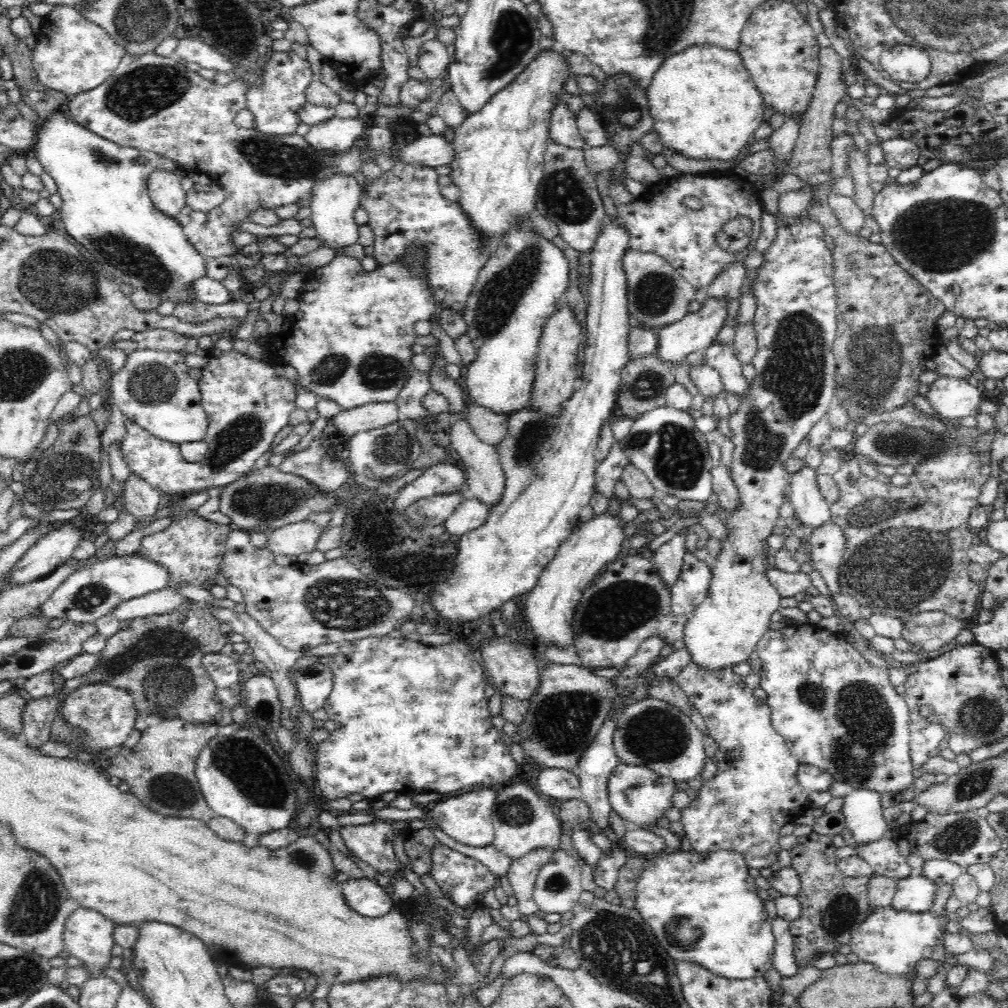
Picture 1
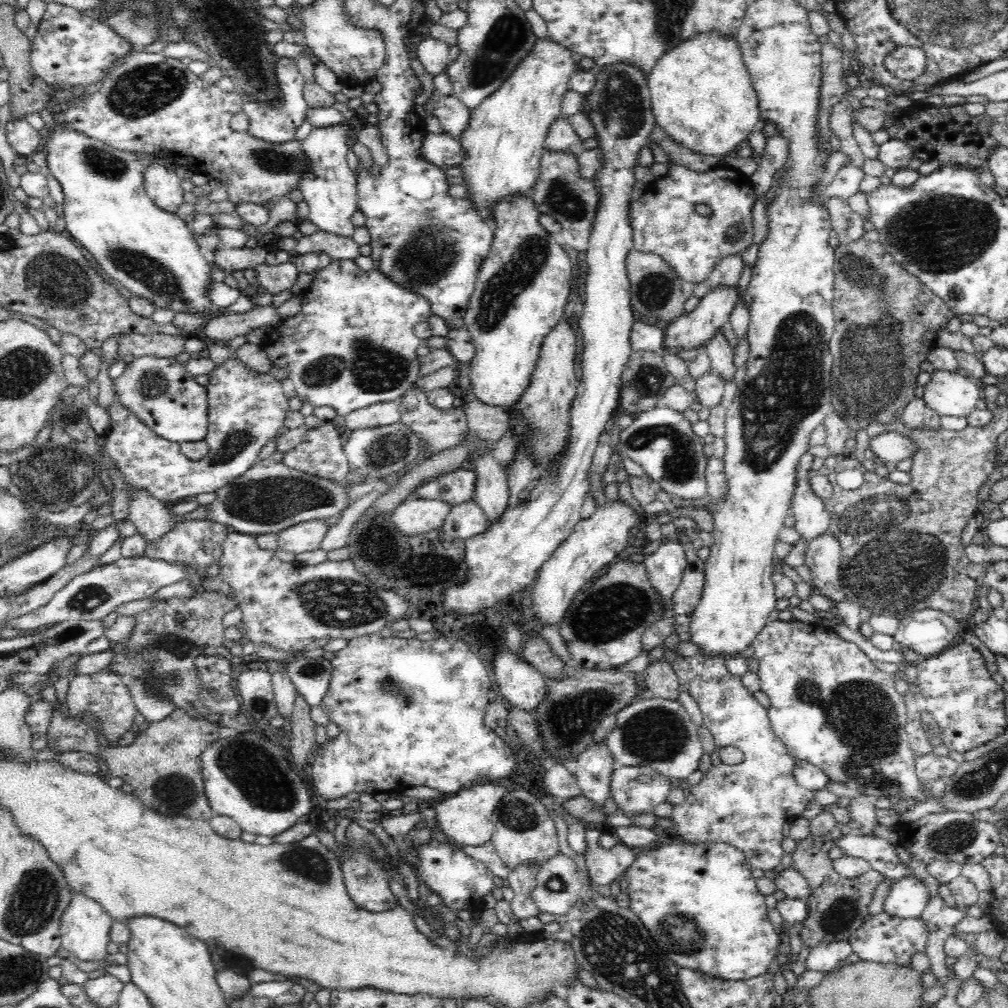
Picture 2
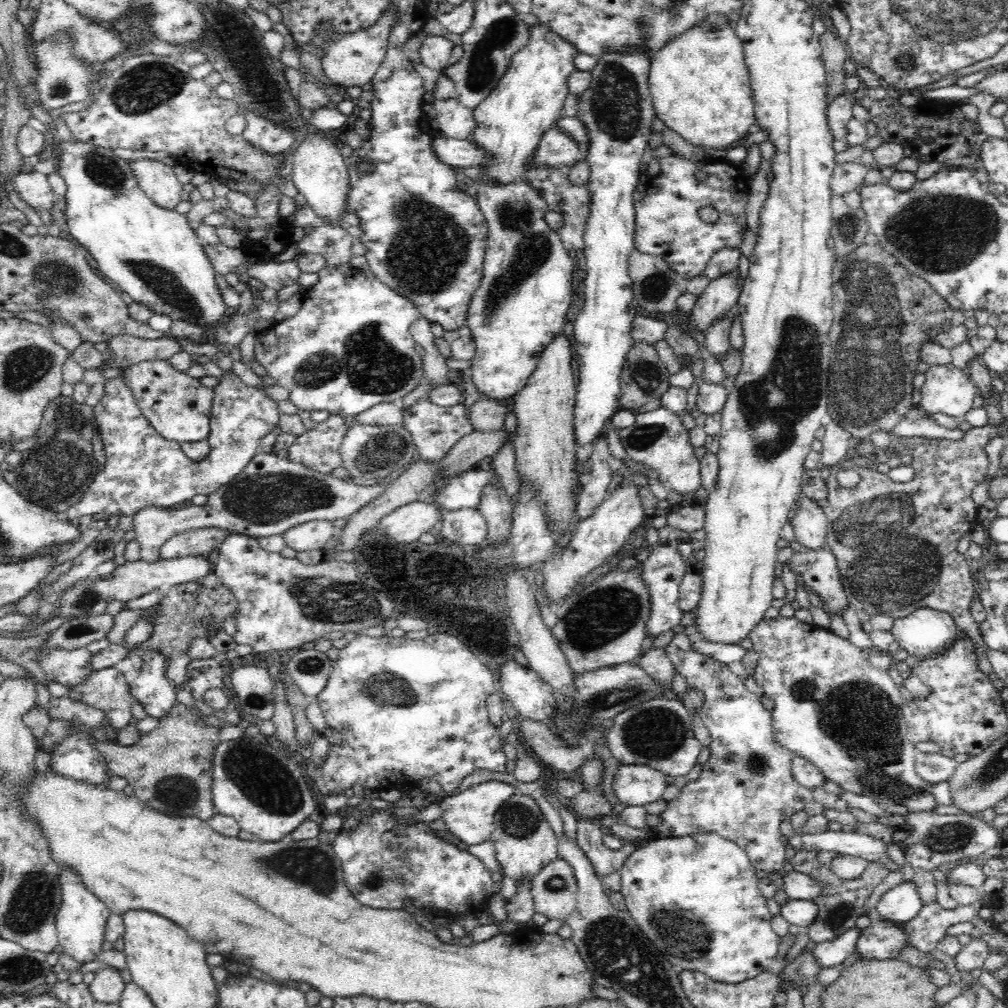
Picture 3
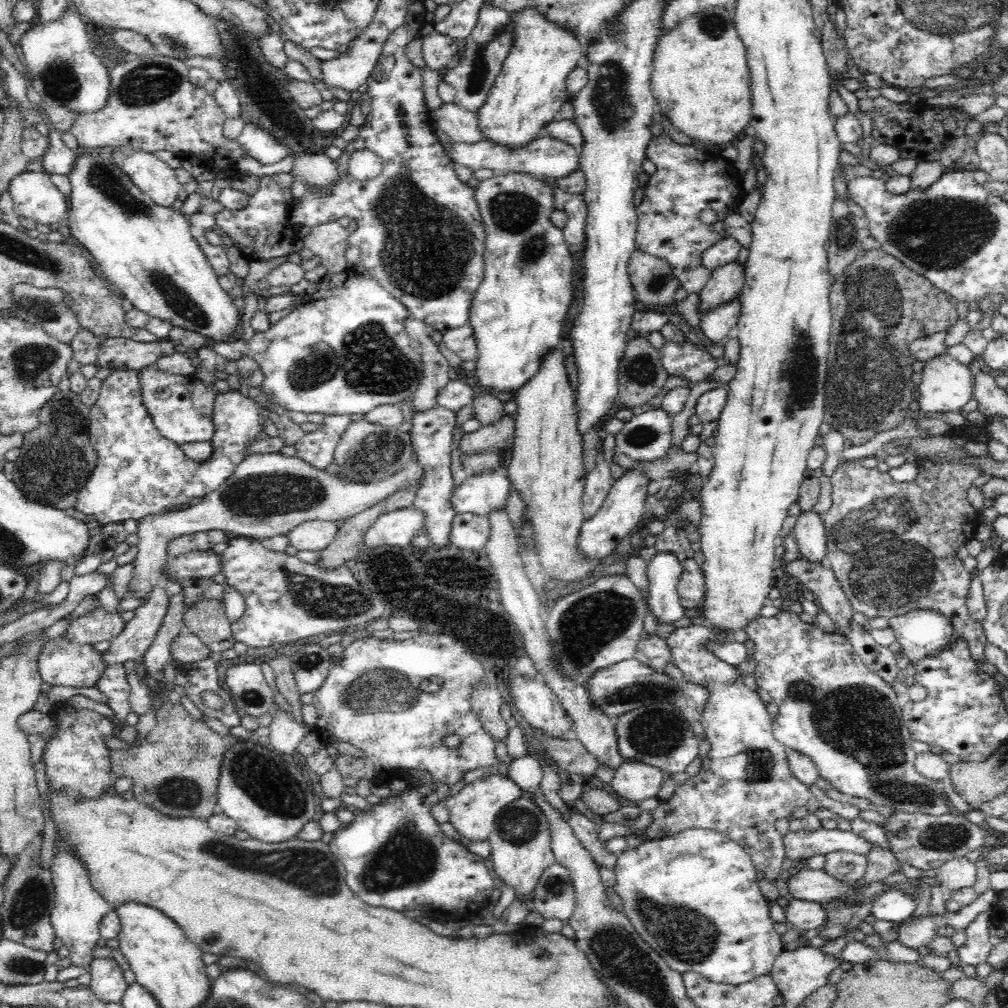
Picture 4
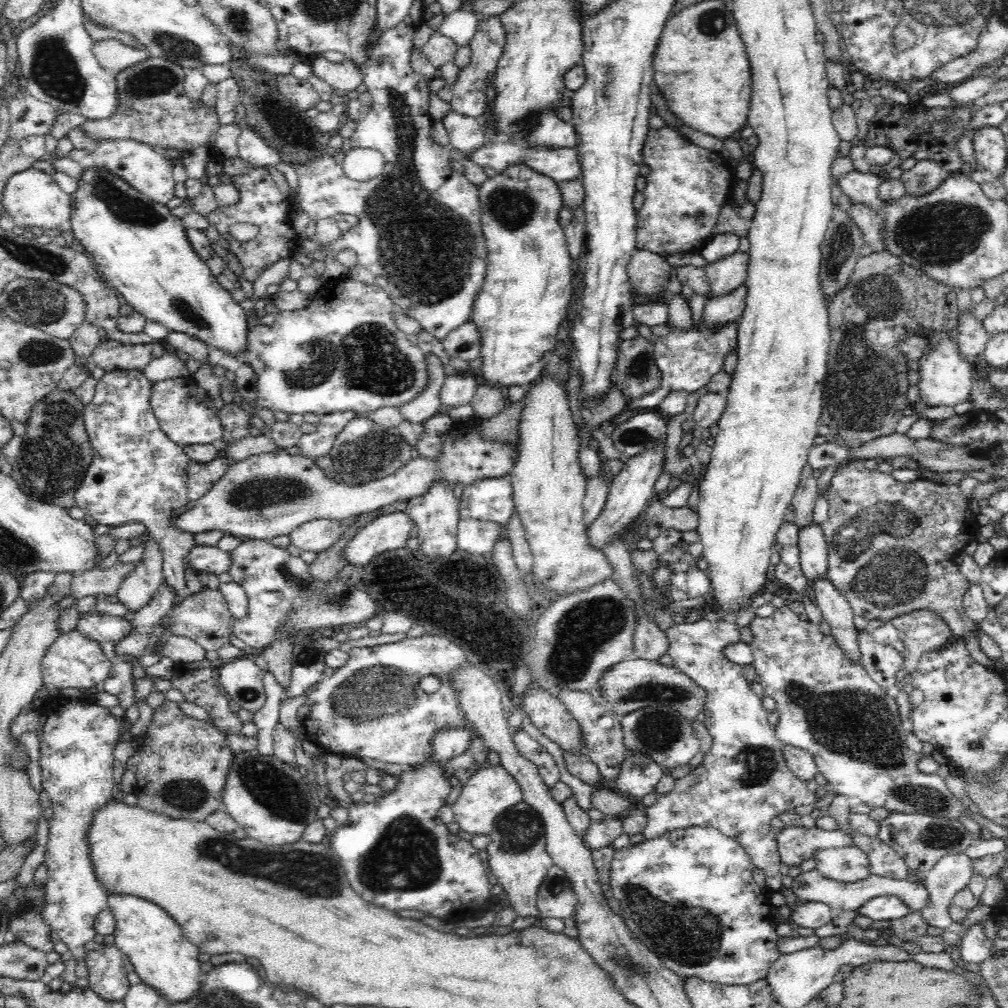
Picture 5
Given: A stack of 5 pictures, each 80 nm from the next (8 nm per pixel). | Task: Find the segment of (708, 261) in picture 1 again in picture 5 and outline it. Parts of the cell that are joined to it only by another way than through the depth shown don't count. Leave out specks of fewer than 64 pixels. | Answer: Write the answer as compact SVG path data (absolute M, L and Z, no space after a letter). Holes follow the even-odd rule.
M666 125L659 129L650 128L650 130L647 131L646 138L643 142L642 155L642 164L647 164L652 170L650 170L650 174L648 174L648 178L646 178L646 180L648 180L648 186L645 186L644 188L644 206L637 211L637 249L650 250L653 251L654 254L659 254L660 256L666 254L678 256L678 254L698 253L710 239L715 237L714 226L716 226L716 221L718 220L718 216L720 216L720 210L722 210L722 206L726 204L726 201L730 201L730 198L732 198L733 188L735 187L734 184L737 181L733 163L729 164L729 162L718 152L705 150L688 139L684 140L684 136L680 136L678 131L674 131L674 129L670 129L670 127L667 127Z

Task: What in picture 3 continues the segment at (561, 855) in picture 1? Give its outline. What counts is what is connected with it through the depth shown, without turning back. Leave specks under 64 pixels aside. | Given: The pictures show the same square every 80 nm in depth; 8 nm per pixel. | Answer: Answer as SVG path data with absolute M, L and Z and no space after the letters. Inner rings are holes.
M556 858L534 878L531 897L535 910L549 920L567 919L577 906L579 889L571 865Z

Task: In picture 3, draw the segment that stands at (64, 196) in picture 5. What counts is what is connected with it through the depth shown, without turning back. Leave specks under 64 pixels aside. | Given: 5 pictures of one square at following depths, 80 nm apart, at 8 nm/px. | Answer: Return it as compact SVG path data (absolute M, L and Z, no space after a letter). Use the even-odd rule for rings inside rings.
M24 170L16 176L16 190L20 192L22 200L28 202L30 208L44 208L48 210L52 202L56 202L57 195L54 194L53 187L47 178L47 174L31 171L25 173Z

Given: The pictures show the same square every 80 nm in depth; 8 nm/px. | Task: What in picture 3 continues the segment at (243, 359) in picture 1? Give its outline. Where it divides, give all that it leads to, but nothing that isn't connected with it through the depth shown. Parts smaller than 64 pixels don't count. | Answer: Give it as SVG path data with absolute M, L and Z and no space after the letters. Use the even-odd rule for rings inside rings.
M232 369L226 370L220 376L220 384L213 388L207 439L211 449L204 460L196 462L186 456L176 440L166 440L154 431L138 409L134 390L127 386L129 382L124 372L117 378L104 381L104 384L105 395L93 406L93 412L96 412L100 424L98 436L104 440L108 462L102 472L92 476L92 484L87 486L84 498L61 513L61 518L77 520L80 516L96 512L132 517L146 506L170 509L196 495L210 495L231 482L260 452L262 438L280 425L282 410L276 401L266 396L267 383L246 386Z

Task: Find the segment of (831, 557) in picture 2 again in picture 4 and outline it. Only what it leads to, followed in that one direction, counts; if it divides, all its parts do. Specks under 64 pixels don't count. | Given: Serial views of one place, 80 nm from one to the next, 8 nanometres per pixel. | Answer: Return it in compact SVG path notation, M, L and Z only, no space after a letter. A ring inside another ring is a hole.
M800 554L796 561L790 561L785 566L785 570L793 574L803 588L815 594L815 602L828 614L836 627L845 630L844 636L848 638L854 612L842 585L838 584L838 579L834 576L830 560L824 558L820 562L810 563Z

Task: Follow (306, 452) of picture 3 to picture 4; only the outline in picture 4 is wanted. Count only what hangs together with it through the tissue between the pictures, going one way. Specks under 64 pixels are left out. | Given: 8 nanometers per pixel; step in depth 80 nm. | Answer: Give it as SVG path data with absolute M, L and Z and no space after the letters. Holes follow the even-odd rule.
M326 415L318 430L308 432L293 445L296 456L310 463L318 470L326 470L326 466L334 461L338 441L353 421L350 415Z

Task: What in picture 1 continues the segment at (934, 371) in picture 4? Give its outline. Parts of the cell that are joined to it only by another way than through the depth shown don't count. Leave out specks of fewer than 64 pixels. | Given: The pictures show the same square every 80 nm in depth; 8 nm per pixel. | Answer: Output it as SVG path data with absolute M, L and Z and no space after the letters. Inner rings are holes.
M940 375L925 395L940 419L962 419L974 416L980 402L987 396L981 387L974 388L965 379Z

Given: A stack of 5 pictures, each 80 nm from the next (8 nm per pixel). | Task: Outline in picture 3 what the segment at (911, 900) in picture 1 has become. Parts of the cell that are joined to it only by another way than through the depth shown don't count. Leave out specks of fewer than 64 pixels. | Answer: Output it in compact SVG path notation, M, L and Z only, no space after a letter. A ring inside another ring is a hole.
M902 882L888 890L878 902L876 909L884 921L907 923L923 908L914 882Z

